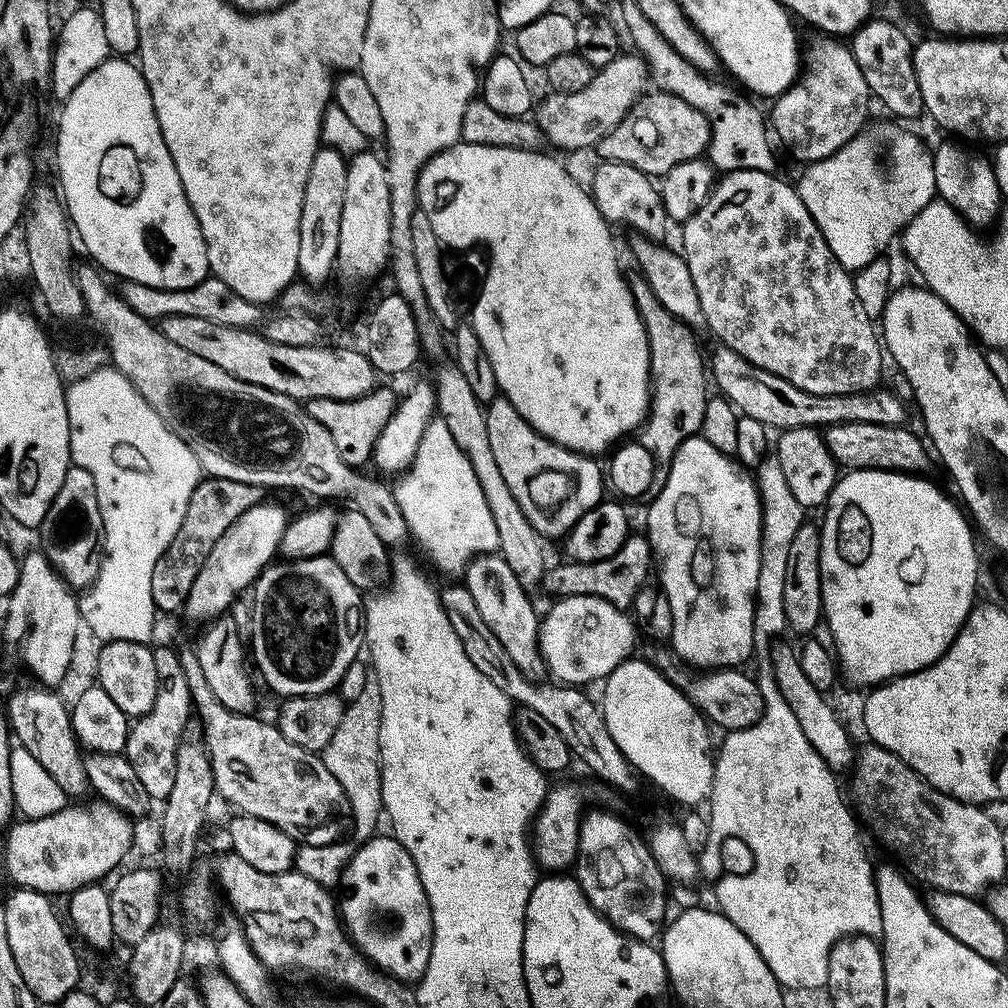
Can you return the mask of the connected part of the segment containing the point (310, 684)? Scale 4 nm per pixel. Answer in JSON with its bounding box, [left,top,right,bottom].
[250,554,365,698]

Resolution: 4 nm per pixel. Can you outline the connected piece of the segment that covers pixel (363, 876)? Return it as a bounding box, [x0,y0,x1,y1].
[338,834,432,982]

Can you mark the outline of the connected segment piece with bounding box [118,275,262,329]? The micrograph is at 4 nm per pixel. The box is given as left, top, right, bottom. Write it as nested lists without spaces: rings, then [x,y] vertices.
[[[209,275],[208,279],[198,282],[198,286],[190,286],[186,290],[162,290],[154,286],[142,286],[142,282],[129,280],[123,281],[119,286],[121,288],[118,288],[118,294],[126,302],[126,306],[130,306],[130,310],[153,322],[159,322],[164,317],[174,314],[187,314],[189,318],[206,318],[222,326],[255,329],[262,320],[261,305],[234,294],[234,290],[226,286],[226,282],[222,282],[214,275]]]

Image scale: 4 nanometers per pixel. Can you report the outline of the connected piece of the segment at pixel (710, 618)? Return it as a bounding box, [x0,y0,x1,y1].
[646,434,762,670]

